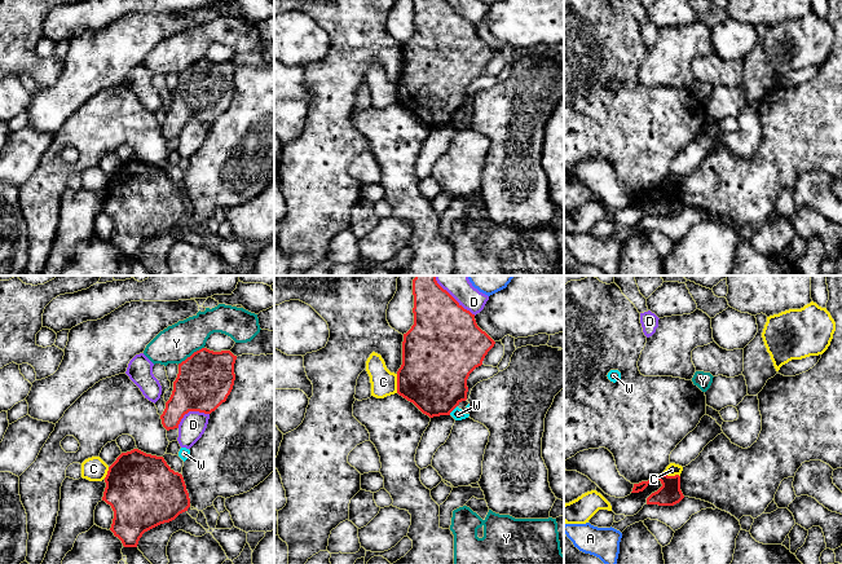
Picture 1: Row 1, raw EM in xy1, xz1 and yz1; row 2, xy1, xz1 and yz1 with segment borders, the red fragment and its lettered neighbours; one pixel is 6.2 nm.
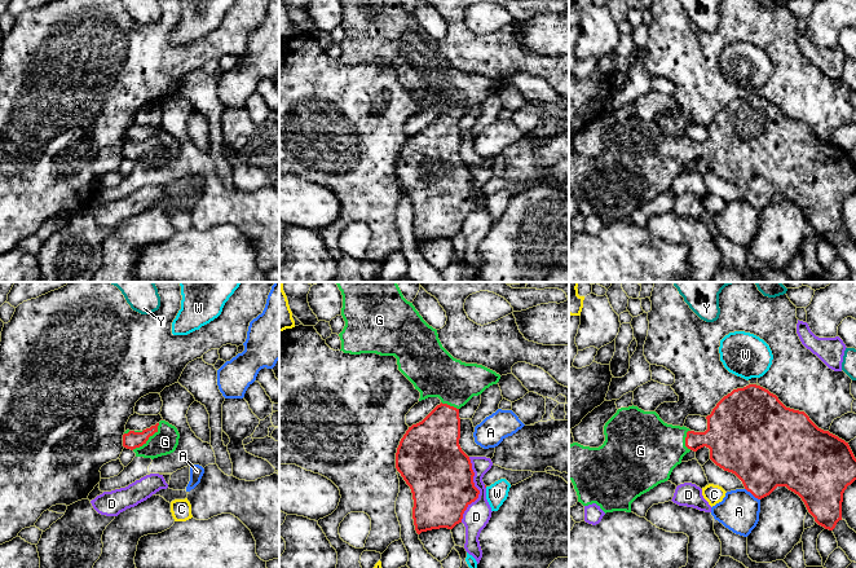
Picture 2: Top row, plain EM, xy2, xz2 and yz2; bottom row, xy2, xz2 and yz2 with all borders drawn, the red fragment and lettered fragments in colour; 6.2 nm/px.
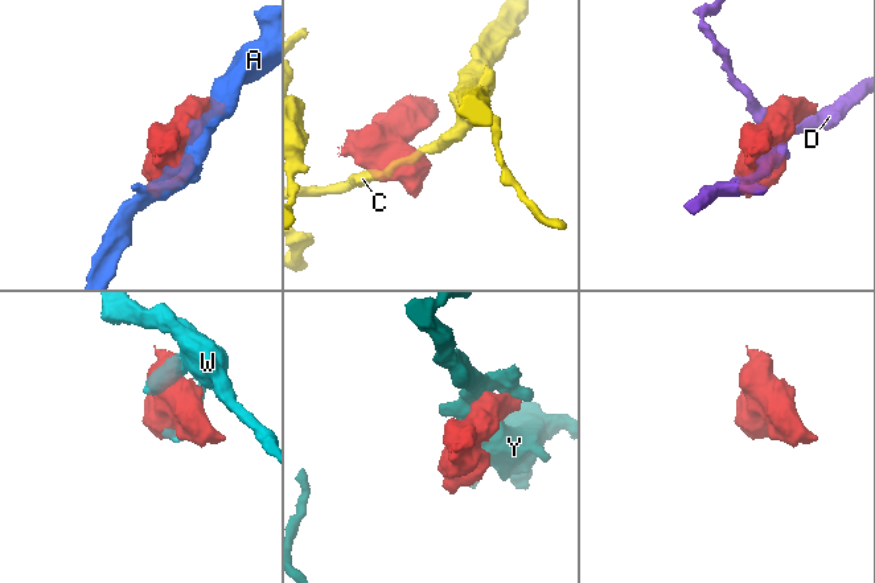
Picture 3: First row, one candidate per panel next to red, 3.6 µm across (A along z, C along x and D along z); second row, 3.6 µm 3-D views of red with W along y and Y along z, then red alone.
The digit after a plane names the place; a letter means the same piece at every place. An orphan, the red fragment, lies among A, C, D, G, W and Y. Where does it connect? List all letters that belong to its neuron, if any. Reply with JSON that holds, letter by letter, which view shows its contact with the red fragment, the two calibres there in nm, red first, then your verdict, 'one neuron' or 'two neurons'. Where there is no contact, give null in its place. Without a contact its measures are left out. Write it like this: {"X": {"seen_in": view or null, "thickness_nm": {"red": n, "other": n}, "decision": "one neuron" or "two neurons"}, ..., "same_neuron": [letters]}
{"A": {"seen_in": "yz2", "thickness_nm": {"red": 420, "other": 260}, "decision": "two neurons"}, "C": {"seen_in": "xz1", "thickness_nm": {"red": 420, "other": 160}, "decision": "two neurons"}, "D": {"seen_in": "xz2", "thickness_nm": {"red": 400, "other": 160}, "decision": "two neurons"}, "G": {"seen_in": "xy2", "thickness_nm": {"red": 110, "other": 160}, "decision": "one neuron"}, "W": {"seen_in": "xz1", "thickness_nm": {"red": 420, "other": 80}, "decision": "two neurons"}, "Y": {"seen_in": "xy1", "thickness_nm": {"red": 340, "other": 220}, "decision": "two neurons"}, "same_neuron": ["G"]}

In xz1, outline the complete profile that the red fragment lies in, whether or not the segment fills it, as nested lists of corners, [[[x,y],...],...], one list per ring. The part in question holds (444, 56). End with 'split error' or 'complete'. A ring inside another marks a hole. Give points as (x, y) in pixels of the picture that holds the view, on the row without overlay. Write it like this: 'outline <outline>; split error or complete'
outline [[[413,0],[414,35],[404,44],[402,75],[397,81],[397,103],[429,128],[450,125],[467,110],[467,89],[495,52],[482,41],[475,25],[464,19],[446,0]]]; complete

